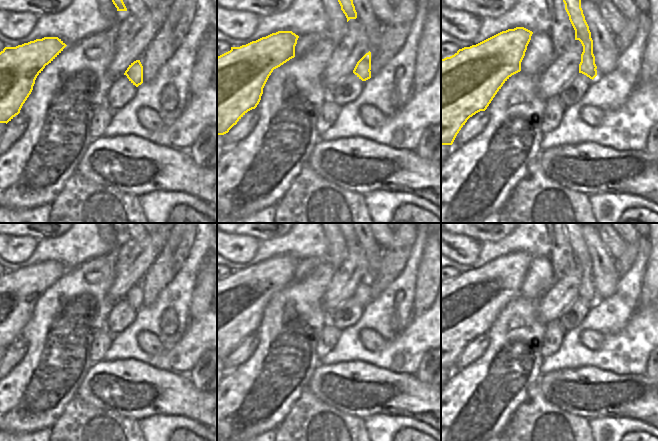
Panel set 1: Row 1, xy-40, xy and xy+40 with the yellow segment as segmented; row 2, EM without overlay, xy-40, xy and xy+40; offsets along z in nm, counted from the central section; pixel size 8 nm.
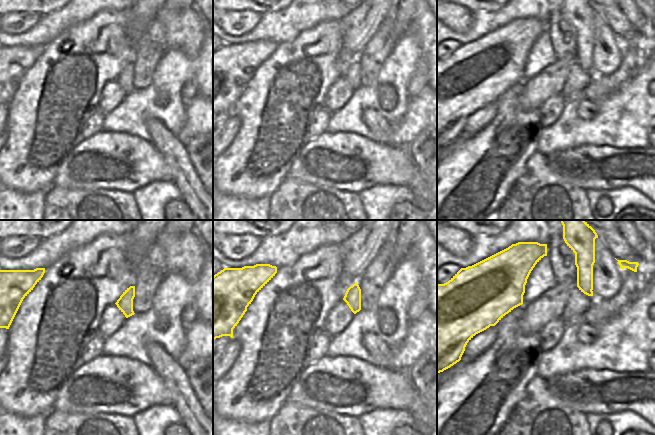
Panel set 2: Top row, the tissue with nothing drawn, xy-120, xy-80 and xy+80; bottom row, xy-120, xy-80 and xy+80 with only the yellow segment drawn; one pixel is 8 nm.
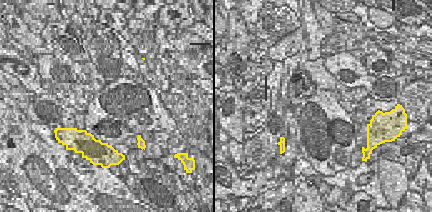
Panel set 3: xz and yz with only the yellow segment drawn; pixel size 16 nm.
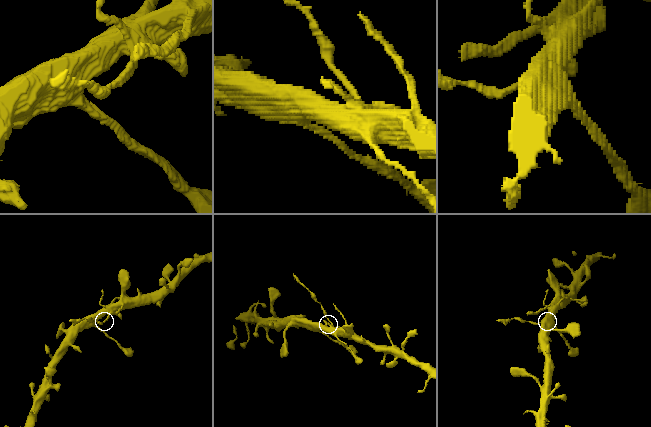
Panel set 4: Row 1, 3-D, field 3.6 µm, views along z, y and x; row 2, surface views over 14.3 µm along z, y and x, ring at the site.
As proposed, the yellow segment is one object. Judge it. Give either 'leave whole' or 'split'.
split

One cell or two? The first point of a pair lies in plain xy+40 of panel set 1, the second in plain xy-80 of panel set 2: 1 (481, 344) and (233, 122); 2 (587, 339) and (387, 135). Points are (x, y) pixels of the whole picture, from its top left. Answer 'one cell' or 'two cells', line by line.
1: one cell
2: one cell

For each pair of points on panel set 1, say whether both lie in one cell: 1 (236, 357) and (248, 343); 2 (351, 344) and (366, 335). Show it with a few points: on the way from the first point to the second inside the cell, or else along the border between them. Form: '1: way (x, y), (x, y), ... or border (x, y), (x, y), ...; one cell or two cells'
1: way (239, 354), (247, 346); one cell
2: border (362, 328), (360, 342), (368, 350), (379, 351); two cells

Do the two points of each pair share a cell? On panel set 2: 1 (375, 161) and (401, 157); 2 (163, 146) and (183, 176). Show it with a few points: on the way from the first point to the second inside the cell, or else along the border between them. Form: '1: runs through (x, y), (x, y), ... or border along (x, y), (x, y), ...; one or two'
1: border along (395, 147), (391, 151), (391, 157), (406, 177); two
2: runs through (170, 153), (182, 169); one

